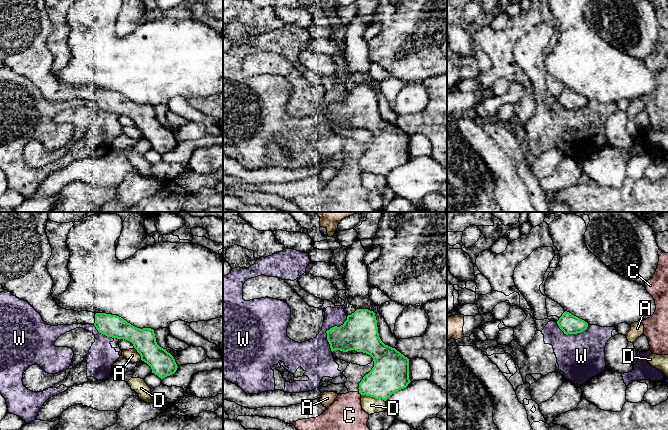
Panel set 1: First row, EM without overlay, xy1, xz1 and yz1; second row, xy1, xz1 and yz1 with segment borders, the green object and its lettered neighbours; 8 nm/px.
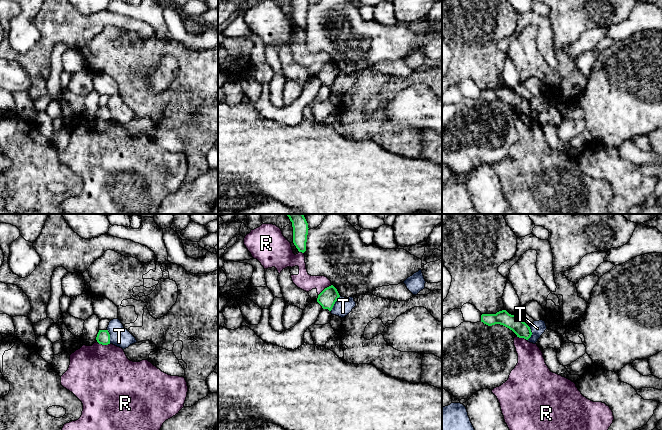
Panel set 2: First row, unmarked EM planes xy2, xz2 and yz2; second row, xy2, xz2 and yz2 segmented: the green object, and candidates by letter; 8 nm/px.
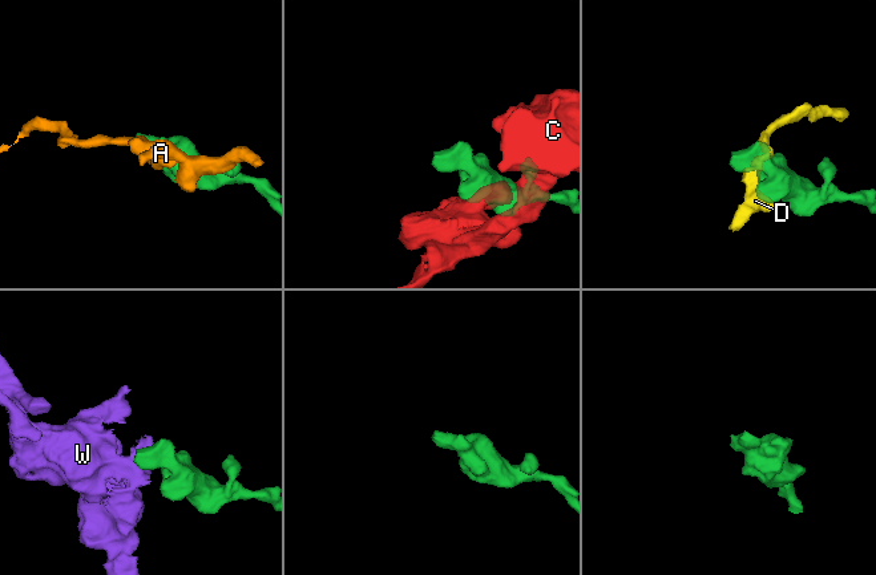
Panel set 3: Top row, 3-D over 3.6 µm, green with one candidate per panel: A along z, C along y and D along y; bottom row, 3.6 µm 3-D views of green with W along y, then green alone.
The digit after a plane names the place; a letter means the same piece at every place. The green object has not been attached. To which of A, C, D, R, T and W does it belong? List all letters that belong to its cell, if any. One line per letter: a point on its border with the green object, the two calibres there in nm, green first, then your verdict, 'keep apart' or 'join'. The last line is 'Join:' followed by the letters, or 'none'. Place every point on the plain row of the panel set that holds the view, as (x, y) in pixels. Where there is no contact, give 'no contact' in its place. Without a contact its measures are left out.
A: xy1 (139, 129) | 200/100 nm | keep apart
C: xz1 (360, 169) | 280/340 nm | keep apart
D: xz1 (373, 173) | 300/140 nm | keep apart
R: xz2 (324, 65) | 140/140 nm | keep apart
T: xz2 (334, 79) | 140/150 nm | keep apart
W: xz1 (329, 105) | 300/280 nm | keep apart
Join: none

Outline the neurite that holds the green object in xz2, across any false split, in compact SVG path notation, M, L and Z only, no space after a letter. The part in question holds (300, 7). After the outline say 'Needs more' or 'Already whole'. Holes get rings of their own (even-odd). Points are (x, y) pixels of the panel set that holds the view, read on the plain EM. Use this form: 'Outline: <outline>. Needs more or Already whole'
Outline: M292 0L293 3L293 19L299 28L306 27L306 18L308 11L308 0Z. Already whole

